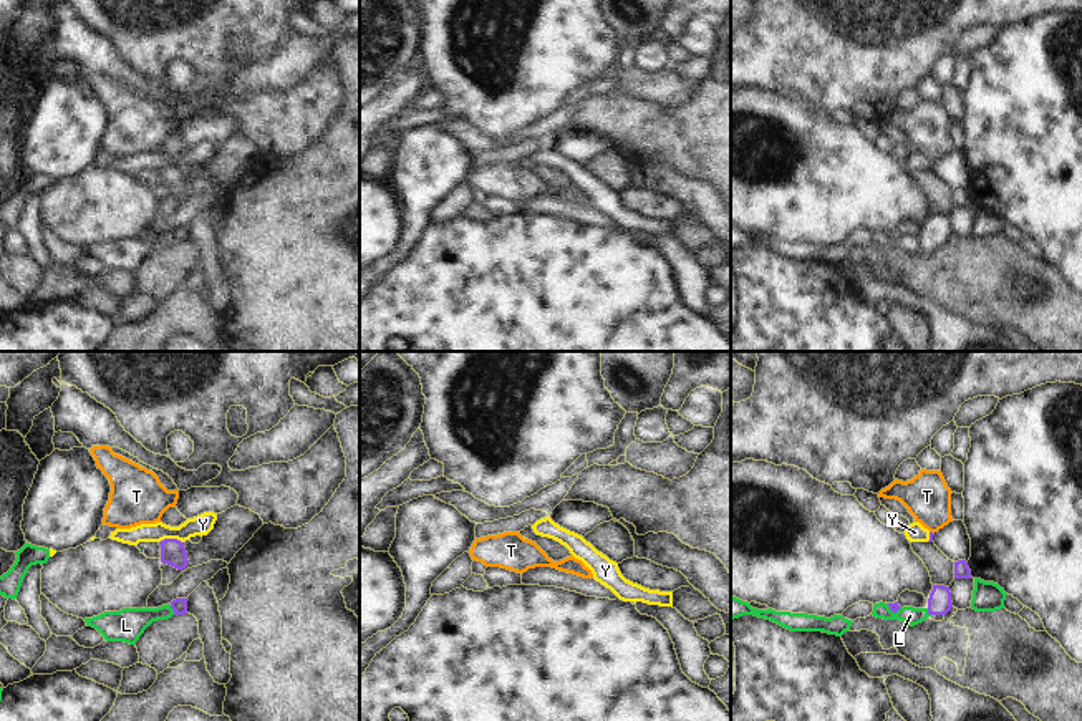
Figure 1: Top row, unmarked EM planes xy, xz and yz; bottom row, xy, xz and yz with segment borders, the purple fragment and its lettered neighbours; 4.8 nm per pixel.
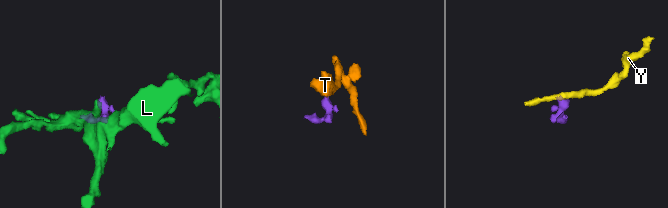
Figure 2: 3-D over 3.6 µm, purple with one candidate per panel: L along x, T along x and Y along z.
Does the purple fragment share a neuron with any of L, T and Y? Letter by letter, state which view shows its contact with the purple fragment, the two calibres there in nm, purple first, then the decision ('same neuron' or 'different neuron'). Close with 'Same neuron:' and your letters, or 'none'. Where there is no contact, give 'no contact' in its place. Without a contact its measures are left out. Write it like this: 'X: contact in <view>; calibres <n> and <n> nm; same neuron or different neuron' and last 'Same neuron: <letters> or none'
L: contact in xy; calibres 80 and 160 nm; different neuron
T: contact in yz; calibres 20 and 220 nm; same neuron
Y: contact in xy; calibres 130 and 100 nm; different neuron
Same neuron: T

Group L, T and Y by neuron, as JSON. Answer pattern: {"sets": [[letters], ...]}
{"sets": [["L", "Y"], ["T"]]}

